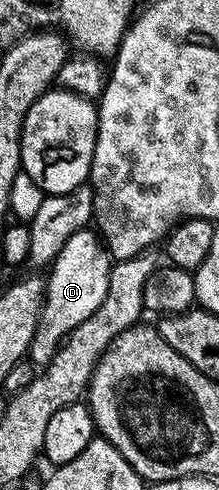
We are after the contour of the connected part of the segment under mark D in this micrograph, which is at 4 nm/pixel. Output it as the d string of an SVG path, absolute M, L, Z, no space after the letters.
M85 229L70 237L51 264L45 282L44 304L38 316L35 336L27 356L34 366L44 368L51 363L60 343L82 321L86 321L102 305L109 285L109 269L112 261L97 234Z

